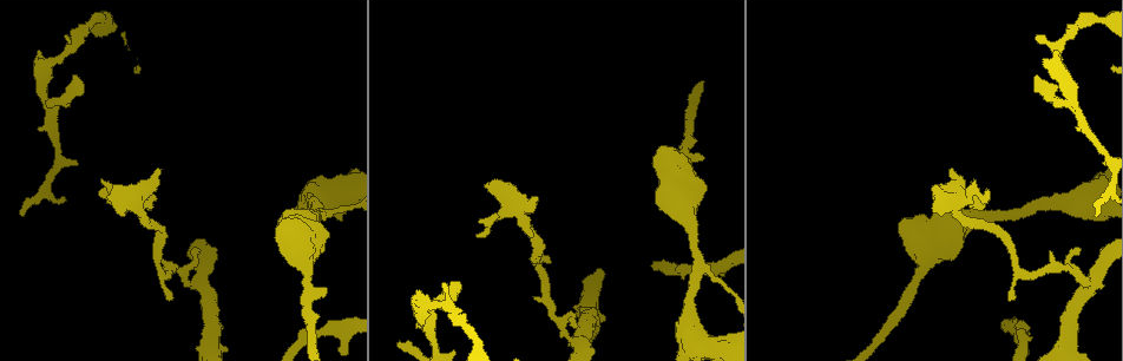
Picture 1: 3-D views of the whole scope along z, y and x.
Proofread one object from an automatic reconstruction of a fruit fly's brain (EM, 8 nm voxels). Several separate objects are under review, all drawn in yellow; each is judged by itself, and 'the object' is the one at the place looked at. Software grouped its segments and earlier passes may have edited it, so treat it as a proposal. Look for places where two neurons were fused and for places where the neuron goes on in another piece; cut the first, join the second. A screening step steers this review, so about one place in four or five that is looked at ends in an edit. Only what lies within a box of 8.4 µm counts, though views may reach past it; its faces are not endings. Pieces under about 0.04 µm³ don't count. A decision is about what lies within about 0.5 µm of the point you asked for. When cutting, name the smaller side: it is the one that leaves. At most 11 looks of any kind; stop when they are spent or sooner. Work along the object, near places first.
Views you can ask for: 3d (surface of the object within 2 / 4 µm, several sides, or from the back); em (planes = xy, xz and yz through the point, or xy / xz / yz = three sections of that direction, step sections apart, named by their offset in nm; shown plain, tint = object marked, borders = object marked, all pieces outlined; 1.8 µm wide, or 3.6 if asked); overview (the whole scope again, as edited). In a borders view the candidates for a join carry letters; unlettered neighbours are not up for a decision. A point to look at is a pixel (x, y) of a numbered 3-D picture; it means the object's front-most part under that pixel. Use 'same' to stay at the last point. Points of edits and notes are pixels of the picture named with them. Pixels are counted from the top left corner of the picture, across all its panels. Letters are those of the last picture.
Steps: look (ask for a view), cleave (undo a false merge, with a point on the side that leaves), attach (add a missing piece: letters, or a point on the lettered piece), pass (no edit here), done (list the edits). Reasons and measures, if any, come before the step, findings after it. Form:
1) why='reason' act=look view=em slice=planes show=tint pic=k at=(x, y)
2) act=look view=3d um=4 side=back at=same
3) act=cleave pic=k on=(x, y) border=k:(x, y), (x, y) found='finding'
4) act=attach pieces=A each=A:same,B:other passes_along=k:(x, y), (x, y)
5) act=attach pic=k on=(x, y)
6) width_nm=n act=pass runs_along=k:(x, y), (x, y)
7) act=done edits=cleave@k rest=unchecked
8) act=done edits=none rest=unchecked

why='an open end' act=look view=em slice=planes show=borders pic=1 at=(198, 250)

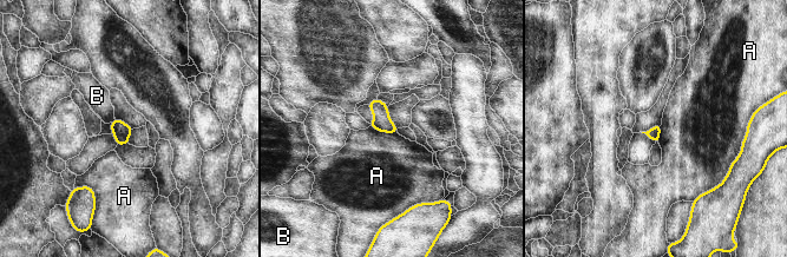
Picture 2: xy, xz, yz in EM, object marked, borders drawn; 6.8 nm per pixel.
longest_contact=A:190nm act=pass each=A:other,B:other border=2:(74, 188), (89, 186), (96, 204) found='none of them fits'

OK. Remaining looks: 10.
why='tapers out' act=look view=em slice=planes show=borders pic=1 at=(550, 260)

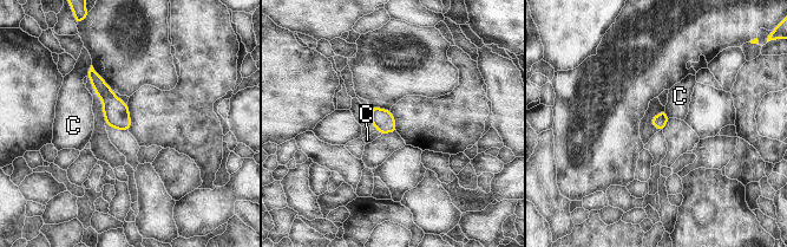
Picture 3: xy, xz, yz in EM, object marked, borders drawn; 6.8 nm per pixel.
act=pass each=C:other runs_along=3:(91, 72), (125, 127) found='no lettered piece goes on from it'

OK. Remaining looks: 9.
why='branch stops here' act=look view=3d um=2 pic=1 at=(938, 185)

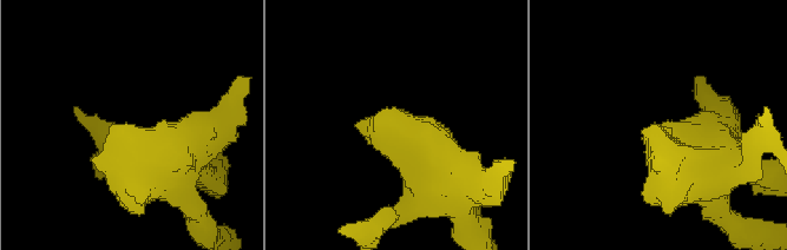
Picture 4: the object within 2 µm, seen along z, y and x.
why='need the tissue' act=look view=em slice=planes show=borders pic=4 at=(374, 120)

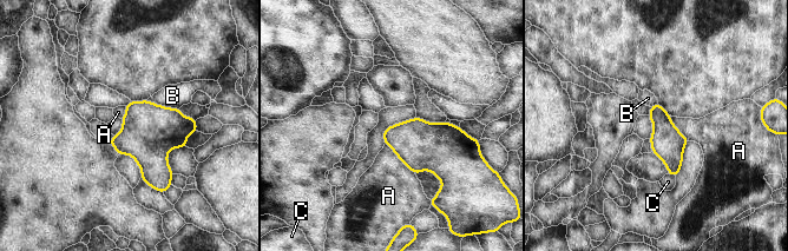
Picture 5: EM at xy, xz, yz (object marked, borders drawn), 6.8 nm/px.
width_nm=220 act=pass each=A:other,B:other,C:other border=5:(386, 143), (414, 173) found='none of them fits'

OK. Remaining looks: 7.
why='branch stops here' act=look view=em um=3.6 slice=yz step=16 show=tint pic=1 at=(453, 282)

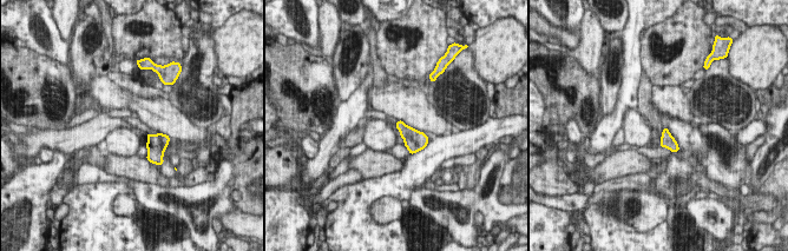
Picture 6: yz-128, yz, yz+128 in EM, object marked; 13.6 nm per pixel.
why='another direction' act=look view=em um=3.6 slice=planes show=borders at=same

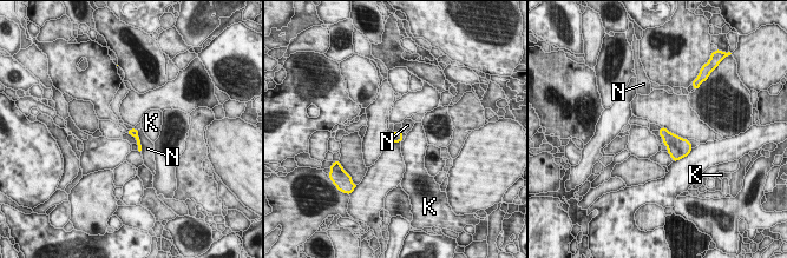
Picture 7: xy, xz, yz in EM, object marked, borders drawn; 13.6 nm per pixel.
width_nm=100 longest_contact=N:320nm act=pass each=K:other,N:other found='no lettered piece goes on from it'

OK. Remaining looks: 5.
why='thick turns thin' act=look view=3d um=2 side=back pic=1 at=(99, 17)

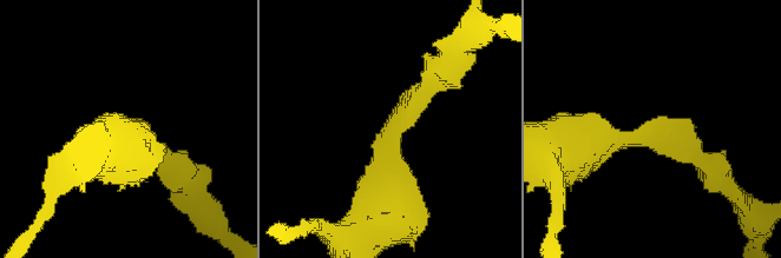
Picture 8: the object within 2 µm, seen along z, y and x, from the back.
why='shape alone is not enough' act=look view=em slice=yz step=4 show=tint pic=8 at=(388, 153)

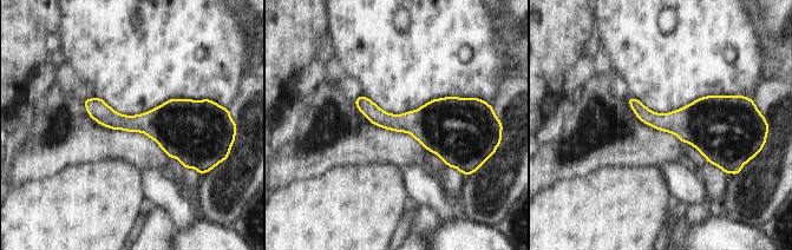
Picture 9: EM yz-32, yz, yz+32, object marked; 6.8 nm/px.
why='another direction' act=look view=em slice=planes show=borders at=same

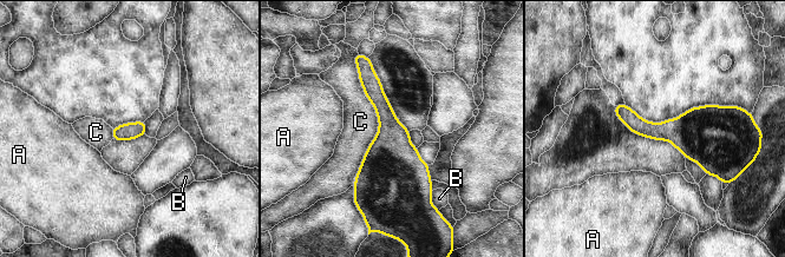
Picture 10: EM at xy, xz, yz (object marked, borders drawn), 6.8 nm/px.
longest_contact=C:850nm act=pass each=A:other,B:other,C:other found='one neuron here'

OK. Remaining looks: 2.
act=done edits=none rest=unchecked

